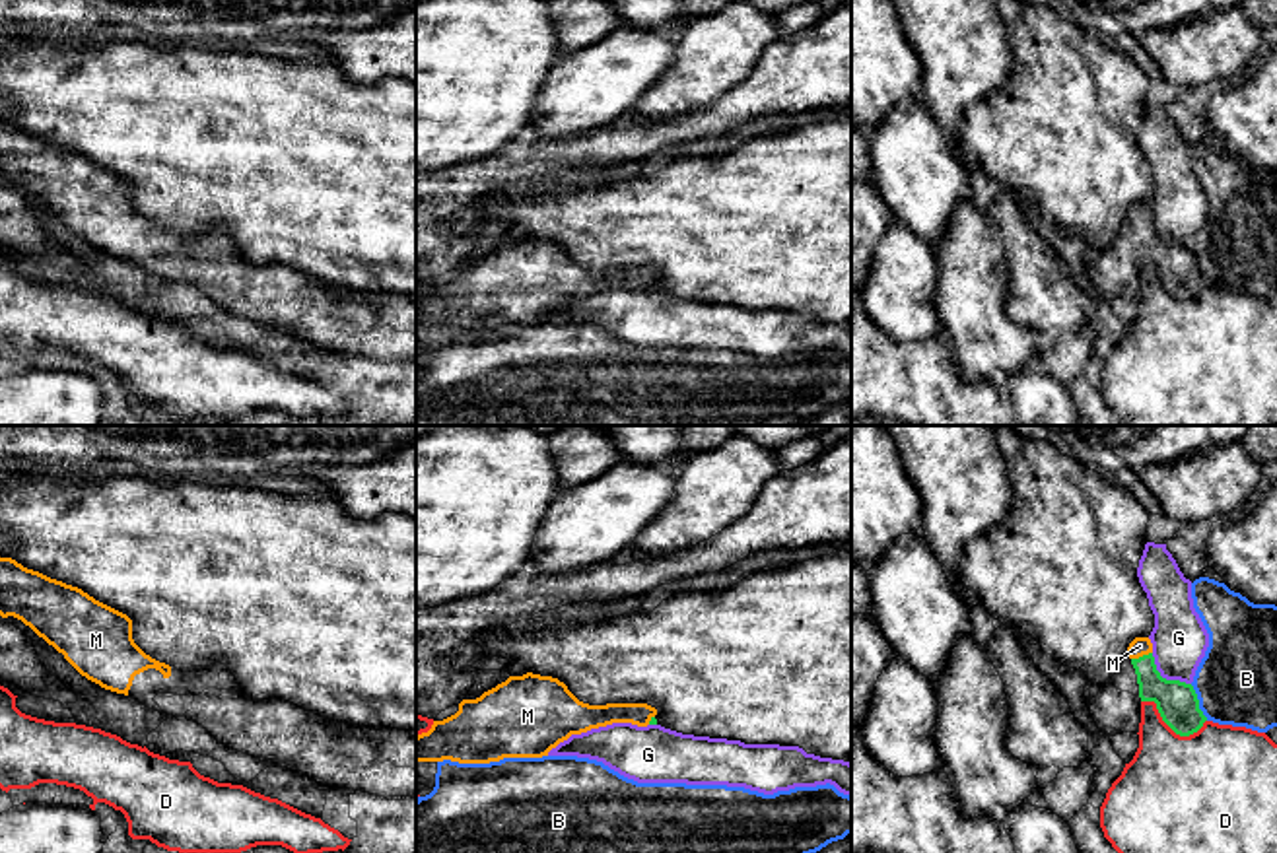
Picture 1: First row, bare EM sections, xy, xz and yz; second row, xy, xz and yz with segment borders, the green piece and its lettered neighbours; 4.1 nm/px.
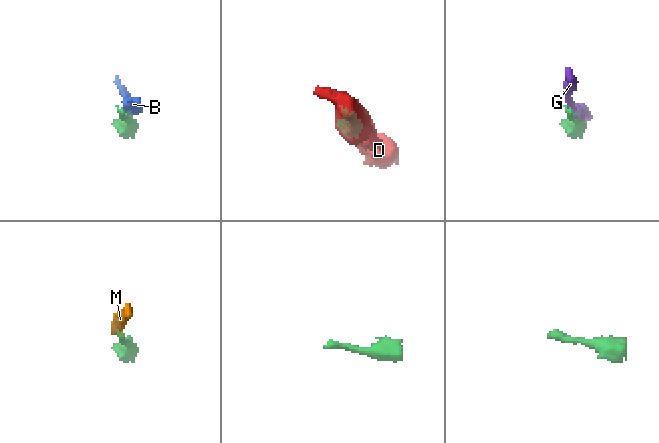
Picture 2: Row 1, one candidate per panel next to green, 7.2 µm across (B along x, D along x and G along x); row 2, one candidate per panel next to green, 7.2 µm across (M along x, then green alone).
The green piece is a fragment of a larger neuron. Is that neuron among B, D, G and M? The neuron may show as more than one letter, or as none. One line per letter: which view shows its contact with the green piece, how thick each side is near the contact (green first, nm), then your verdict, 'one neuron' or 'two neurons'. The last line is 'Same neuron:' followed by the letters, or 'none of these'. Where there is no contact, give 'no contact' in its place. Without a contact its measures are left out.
B: contact in yz; calibres 170 and 340 nm; two neurons
D: contact in yz; calibres 170 and 440 nm; two neurons
G: contact in yz; calibres 170 and 220 nm; two neurons
M: contact in yz; calibres 170 and 80 nm; one neuron
Same neuron: M

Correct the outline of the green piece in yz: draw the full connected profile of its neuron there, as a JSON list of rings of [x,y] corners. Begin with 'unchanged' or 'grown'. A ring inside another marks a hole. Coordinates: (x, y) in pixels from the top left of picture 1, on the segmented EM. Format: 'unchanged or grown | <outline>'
grown | [[[1135,637],[1125,657],[1137,674],[1141,701],[1155,701],[1162,721],[1180,736],[1197,733],[1207,717],[1199,709],[1199,699],[1191,684],[1166,680],[1160,676],[1153,657],[1149,637]]]

